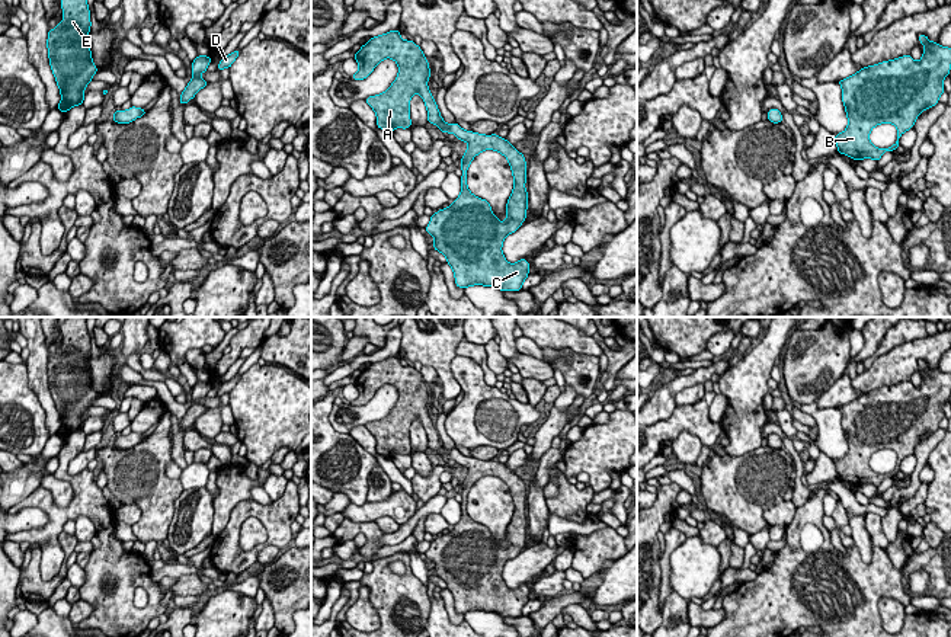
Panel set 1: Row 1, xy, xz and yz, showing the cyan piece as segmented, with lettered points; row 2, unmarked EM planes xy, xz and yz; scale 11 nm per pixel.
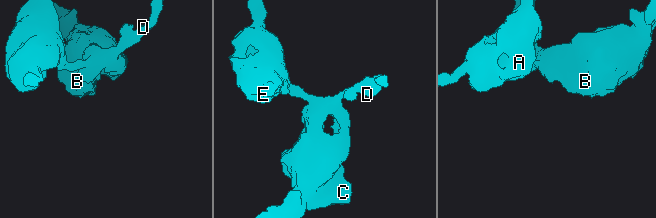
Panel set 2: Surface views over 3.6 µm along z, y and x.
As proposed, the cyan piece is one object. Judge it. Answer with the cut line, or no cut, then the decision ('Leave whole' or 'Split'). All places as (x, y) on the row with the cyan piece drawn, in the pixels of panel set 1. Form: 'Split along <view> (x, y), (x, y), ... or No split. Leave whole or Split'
No split. Leave whole

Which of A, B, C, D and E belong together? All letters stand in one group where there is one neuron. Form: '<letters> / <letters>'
A B C D E

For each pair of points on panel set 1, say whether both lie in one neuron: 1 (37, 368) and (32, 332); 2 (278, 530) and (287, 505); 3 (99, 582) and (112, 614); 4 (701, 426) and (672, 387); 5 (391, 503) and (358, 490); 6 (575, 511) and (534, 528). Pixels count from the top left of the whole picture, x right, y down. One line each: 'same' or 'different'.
1: same
2: same
3: same
4: different
5: different
6: different

